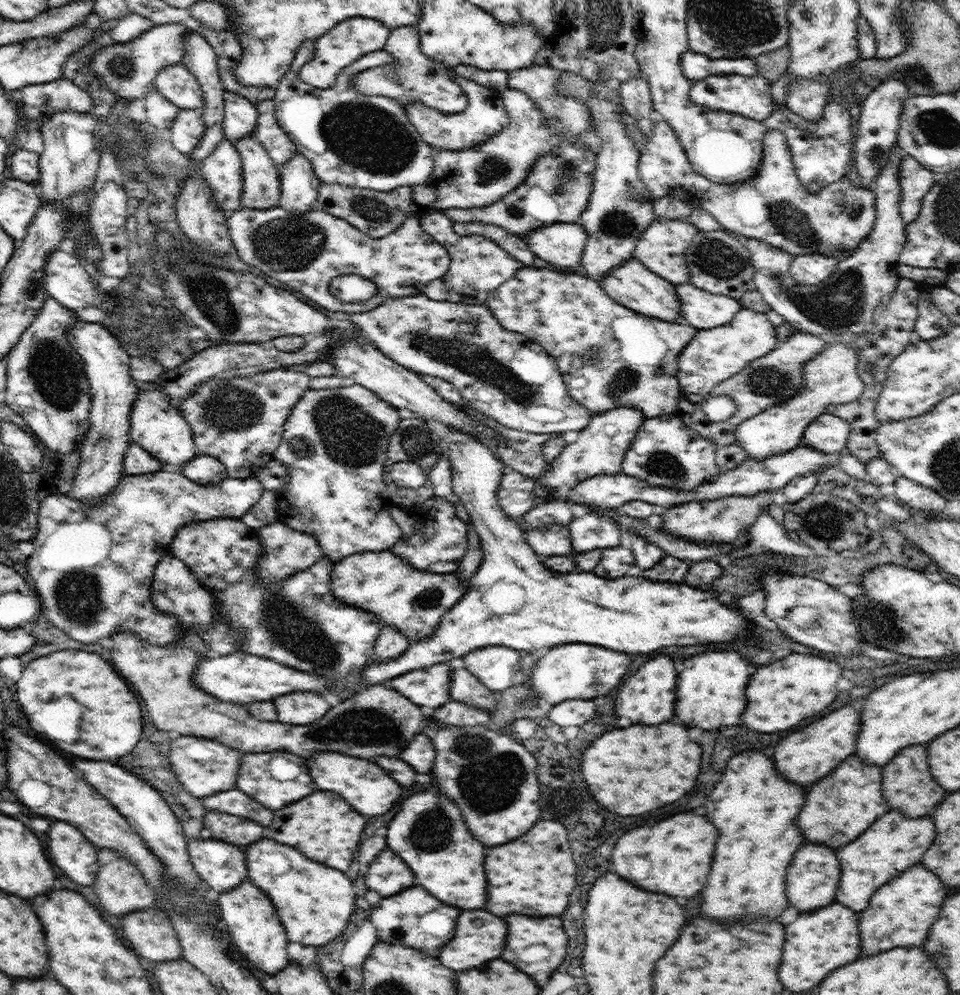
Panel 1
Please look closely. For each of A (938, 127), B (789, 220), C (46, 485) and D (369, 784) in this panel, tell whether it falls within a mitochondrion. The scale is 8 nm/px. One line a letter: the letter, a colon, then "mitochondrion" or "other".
A: mitochondrion
B: mitochondrion
C: other
D: other

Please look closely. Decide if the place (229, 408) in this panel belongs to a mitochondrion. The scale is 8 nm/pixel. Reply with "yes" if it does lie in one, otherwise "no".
yes

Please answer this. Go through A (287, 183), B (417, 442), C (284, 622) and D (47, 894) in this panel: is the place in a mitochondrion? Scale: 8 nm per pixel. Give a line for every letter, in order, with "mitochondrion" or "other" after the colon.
A: other
B: mitochondrion
C: mitochondrion
D: other

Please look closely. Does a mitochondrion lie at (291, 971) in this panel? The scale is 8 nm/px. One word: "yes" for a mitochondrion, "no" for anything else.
no

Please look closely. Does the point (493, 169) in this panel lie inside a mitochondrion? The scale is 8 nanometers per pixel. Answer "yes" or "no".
yes

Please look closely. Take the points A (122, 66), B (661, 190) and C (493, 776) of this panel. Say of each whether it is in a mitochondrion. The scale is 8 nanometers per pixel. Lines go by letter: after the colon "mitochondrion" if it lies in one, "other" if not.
A: mitochondrion
B: other
C: mitochondrion

